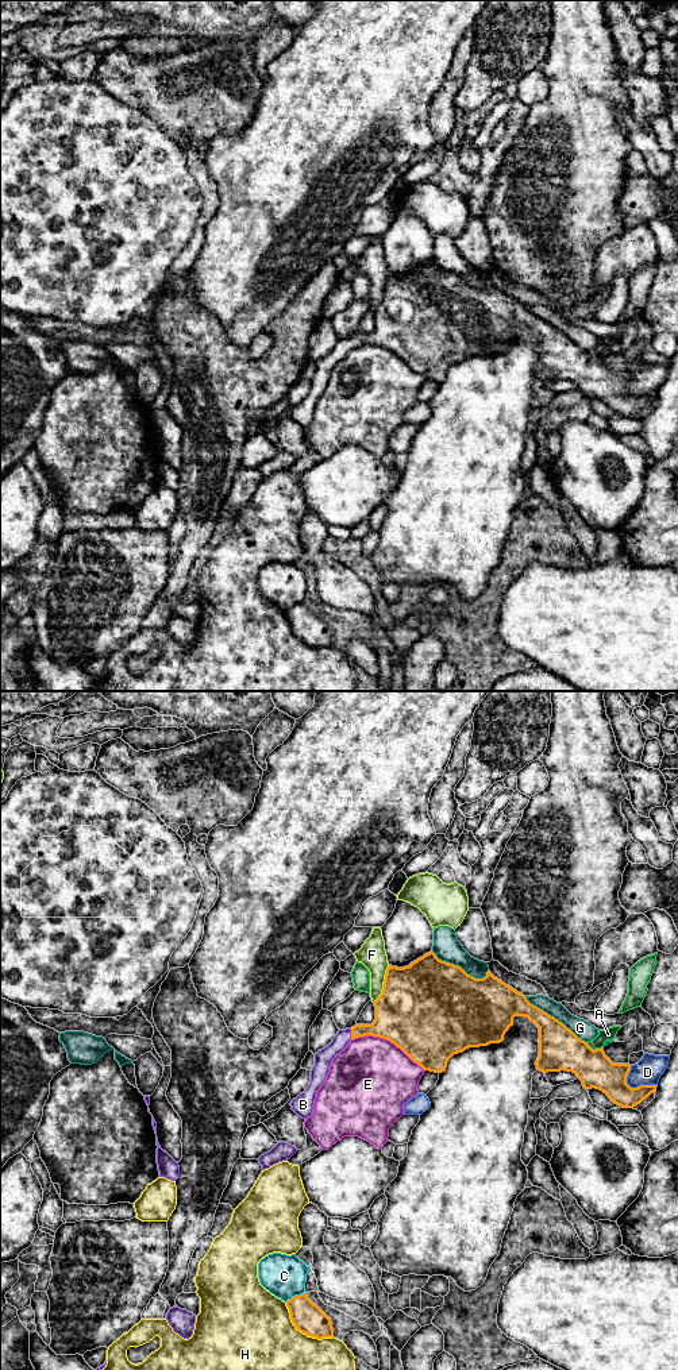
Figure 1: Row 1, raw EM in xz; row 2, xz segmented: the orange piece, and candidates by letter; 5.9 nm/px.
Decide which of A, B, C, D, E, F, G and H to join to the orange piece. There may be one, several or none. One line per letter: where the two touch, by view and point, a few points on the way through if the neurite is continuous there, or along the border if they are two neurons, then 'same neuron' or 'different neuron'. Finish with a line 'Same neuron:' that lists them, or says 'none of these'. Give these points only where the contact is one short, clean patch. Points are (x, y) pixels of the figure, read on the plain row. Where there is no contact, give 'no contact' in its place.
A: xz (596, 358) | different neuron
B: xz (351, 343) | across xz (392, 332), (351, 343), (323, 367) | same neuron
C: xz (295, 605) | different neuron
D: xz (634, 397) | different neuron
E: xz (388, 348) | different neuron
F: xz (384, 293) | different neuron
G: xz (554, 327) | different neuron
H: xz (303, 641) | different neuron
Same neuron: B

